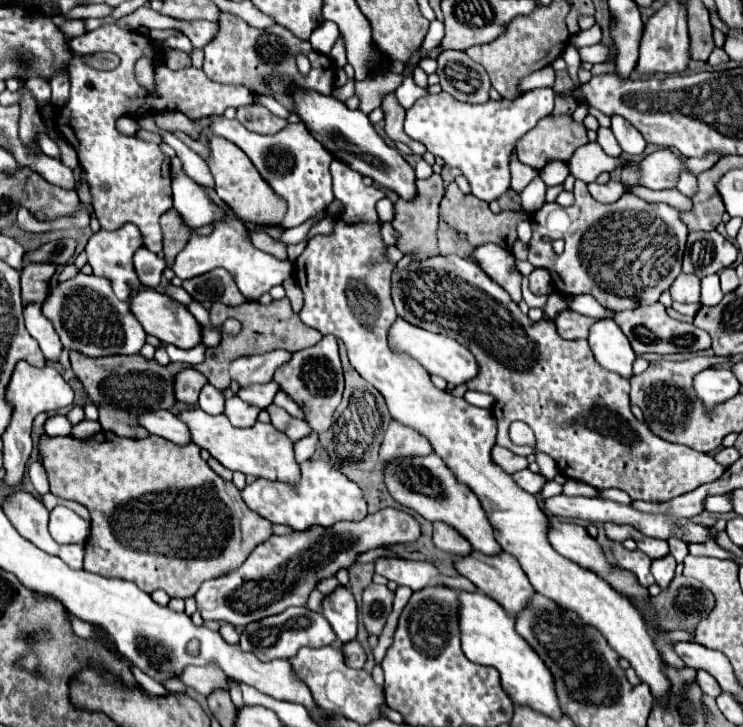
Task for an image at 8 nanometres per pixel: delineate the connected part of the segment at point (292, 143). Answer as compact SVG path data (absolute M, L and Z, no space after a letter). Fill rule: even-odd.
M209 116L209 120L211 120L209 126L207 126L201 134L203 134L203 136L209 136L209 134L213 134L213 136L223 136L223 138L231 140L233 144L237 144L237 146L251 158L251 162L255 164L255 168L259 170L259 174L269 182L269 186L271 186L279 196L283 196L283 198L287 200L287 214L285 214L285 218L283 218L283 222L281 222L279 226L283 226L283 228L299 226L299 224L303 224L305 220L309 220L311 216L327 210L327 206L333 202L333 184L329 169L333 156L311 136L311 132L307 130L307 126L305 126L303 122L299 122L299 124L287 124L287 128L281 130L279 134L275 134L275 136L261 136L261 134L255 134L255 132L247 130L247 128L245 128L239 120L235 120L235 118L229 120L229 118L225 118L225 116ZM269 158L275 158L275 166L269 166Z

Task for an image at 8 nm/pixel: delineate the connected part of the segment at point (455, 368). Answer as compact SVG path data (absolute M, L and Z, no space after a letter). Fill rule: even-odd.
M401 316L389 328L389 344L391 344L391 350L395 354L407 354L407 356L411 356L429 374L437 374L443 380L447 380L449 386L461 386L463 382L471 380L475 376L475 372L477 372L477 362L475 362L473 354L463 344L459 344L457 340L451 340L449 336L433 334L433 332L427 332L427 330L415 326L415 324L409 324Z

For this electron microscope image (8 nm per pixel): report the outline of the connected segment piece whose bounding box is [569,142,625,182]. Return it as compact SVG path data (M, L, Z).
M589 142L575 150L575 154L569 160L571 174L583 182L593 182L601 172L611 172L617 166L623 166L625 160L611 158L599 148L597 142Z

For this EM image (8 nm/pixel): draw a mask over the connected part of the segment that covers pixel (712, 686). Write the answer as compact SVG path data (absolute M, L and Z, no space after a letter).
M697 670L697 674L695 674L695 682L699 684L699 688L705 692L705 694L709 694L709 696L713 696L713 698L717 698L719 694L721 694L721 688L719 688L719 682L709 674L709 672L705 672L705 670Z

